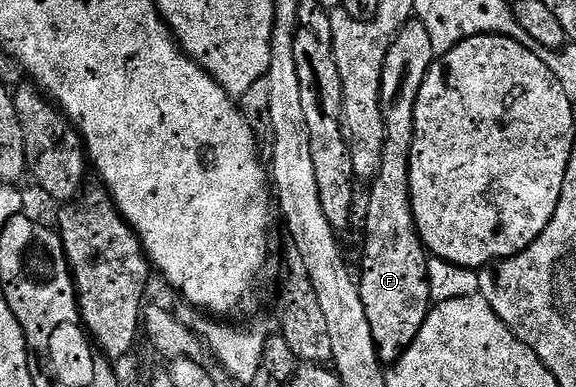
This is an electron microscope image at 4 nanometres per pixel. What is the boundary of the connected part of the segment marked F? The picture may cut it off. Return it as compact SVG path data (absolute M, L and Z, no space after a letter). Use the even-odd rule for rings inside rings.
M410 18L399 30L391 50L387 50L387 62L383 62L381 109L385 119L385 145L383 162L379 166L376 178L371 181L370 188L373 189L369 192L369 205L365 208L365 253L361 256L359 283L363 310L367 310L367 322L371 322L371 338L375 338L377 353L382 365L385 366L396 364L411 346L411 342L415 342L431 307L427 278L429 256L424 242L421 241L421 235L417 232L417 223L413 217L409 175L411 174L411 146L415 134L415 102L419 102L419 90L423 86L423 78L427 78L427 70L431 70L434 59L431 34L427 34L427 26L423 26L423 22L419 19Z

